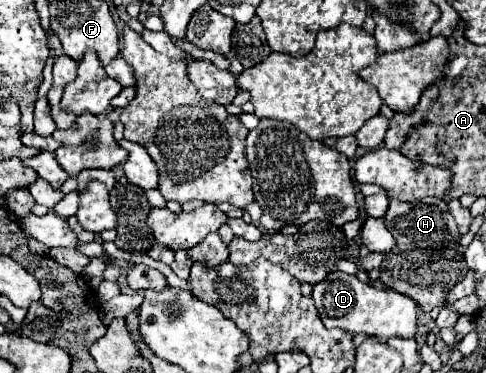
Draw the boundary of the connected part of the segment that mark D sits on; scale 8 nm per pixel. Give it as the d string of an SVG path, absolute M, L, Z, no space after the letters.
M335 270L325 282L313 286L313 300L329 330L339 328L349 334L377 336L381 342L387 342L389 338L415 338L419 306L395 290L375 290L373 286L363 284L357 276Z

